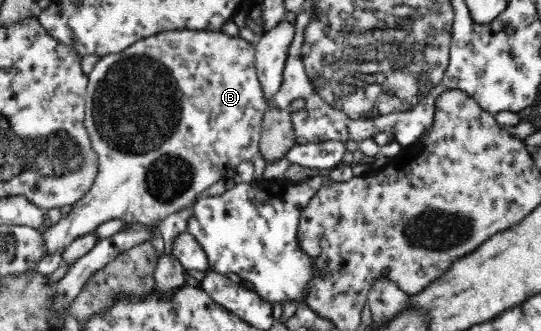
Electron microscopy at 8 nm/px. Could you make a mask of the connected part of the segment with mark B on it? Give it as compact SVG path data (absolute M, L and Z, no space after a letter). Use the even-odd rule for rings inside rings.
M172 31L172 32L163 32L158 33L156 35L152 35L152 37L146 37L146 39L142 39L140 41L136 41L134 45L127 47L123 52L120 53L112 53L110 55L106 55L101 57L94 65L91 73L87 76L87 87L88 92L85 94L85 106L86 106L86 116L84 119L84 124L86 124L86 128L88 128L88 132L90 132L90 140L92 140L92 146L94 146L94 150L98 154L98 173L96 175L96 179L94 181L94 185L90 188L90 191L78 201L73 206L71 206L71 212L67 216L63 216L62 219L55 225L53 225L50 229L46 230L44 234L44 238L47 242L48 252L49 253L63 253L66 247L72 243L72 241L80 238L84 235L87 235L92 230L96 230L104 221L108 221L108 219L114 219L115 217L119 217L124 219L126 224L130 224L130 222L144 222L145 225L156 225L158 220L162 221L165 217L168 217L171 213L186 207L188 204L191 204L191 201L198 195L201 194L205 189L208 189L210 185L216 183L216 181L220 181L220 179L225 179L231 177L231 172L241 161L248 161L254 153L258 153L258 142L259 142L259 133L260 126L263 115L267 112L268 104L263 100L263 93L260 87L260 82L258 81L258 76L255 68L255 44L254 41L250 42L246 39L240 38L240 36L226 36L221 34L215 34L212 31Z

